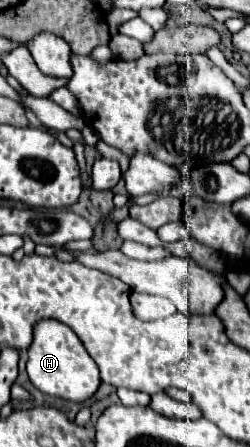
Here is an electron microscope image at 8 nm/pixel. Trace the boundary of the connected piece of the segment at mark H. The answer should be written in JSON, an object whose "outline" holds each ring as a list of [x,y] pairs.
{"outline":[[[46,318],[38,320],[34,324],[34,340],[28,348],[28,376],[30,382],[52,396],[72,400],[72,402],[84,402],[90,398],[98,386],[100,386],[100,374],[96,362],[90,358],[86,348],[82,346],[80,338],[70,332],[70,328],[58,320]]]}

